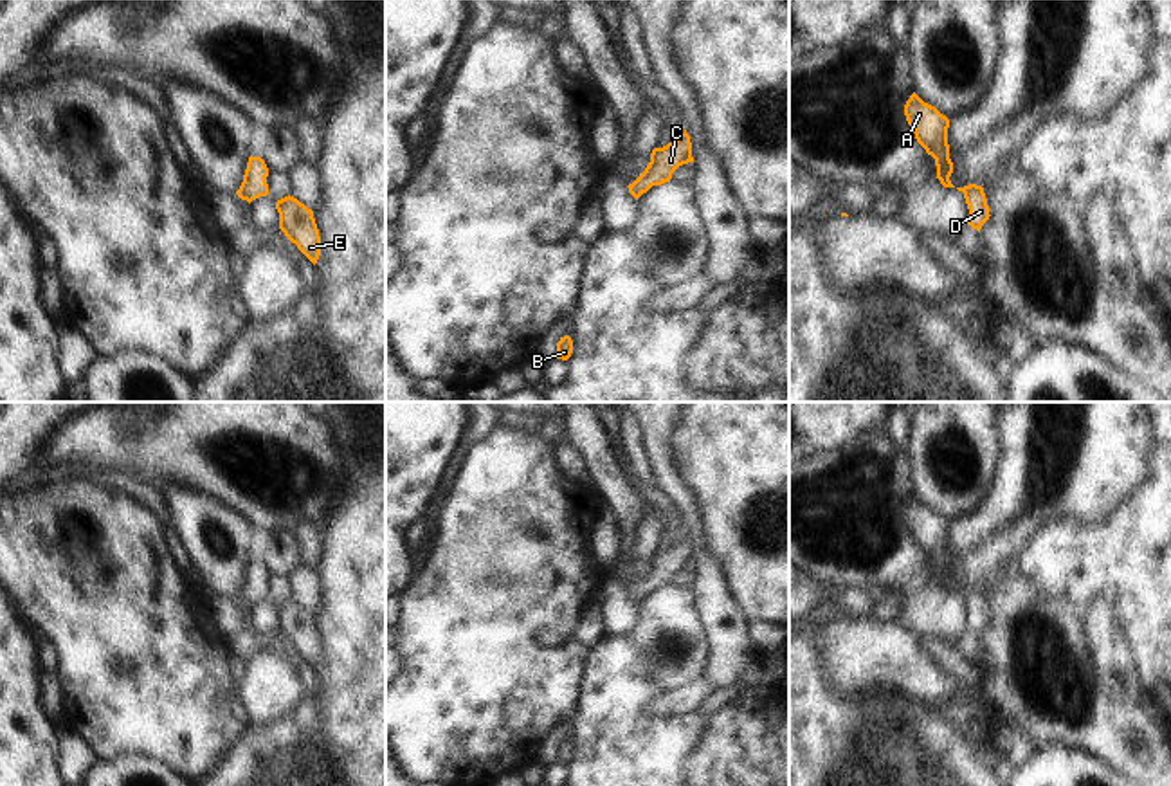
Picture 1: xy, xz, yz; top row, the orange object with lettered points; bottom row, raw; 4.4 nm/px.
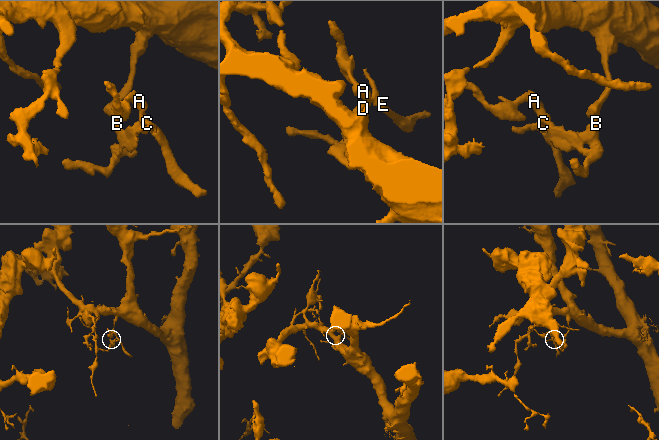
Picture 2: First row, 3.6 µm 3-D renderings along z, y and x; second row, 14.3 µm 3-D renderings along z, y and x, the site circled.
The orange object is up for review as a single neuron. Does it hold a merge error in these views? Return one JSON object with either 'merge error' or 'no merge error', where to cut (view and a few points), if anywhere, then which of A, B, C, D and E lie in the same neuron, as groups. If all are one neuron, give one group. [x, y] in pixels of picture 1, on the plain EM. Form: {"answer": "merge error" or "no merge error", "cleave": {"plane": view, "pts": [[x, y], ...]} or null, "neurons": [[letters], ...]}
{"answer": "no merge error", "cleave": null, "neurons": [["A", "B", "C", "D", "E"]]}

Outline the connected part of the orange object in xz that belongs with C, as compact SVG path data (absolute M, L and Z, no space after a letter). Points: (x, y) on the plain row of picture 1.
M686 534L672 546L663 552L654 552L650 557L650 566L640 580L629 588L629 597L638 604L652 590L661 590L670 586L672 577L683 570L694 566L692 546Z

